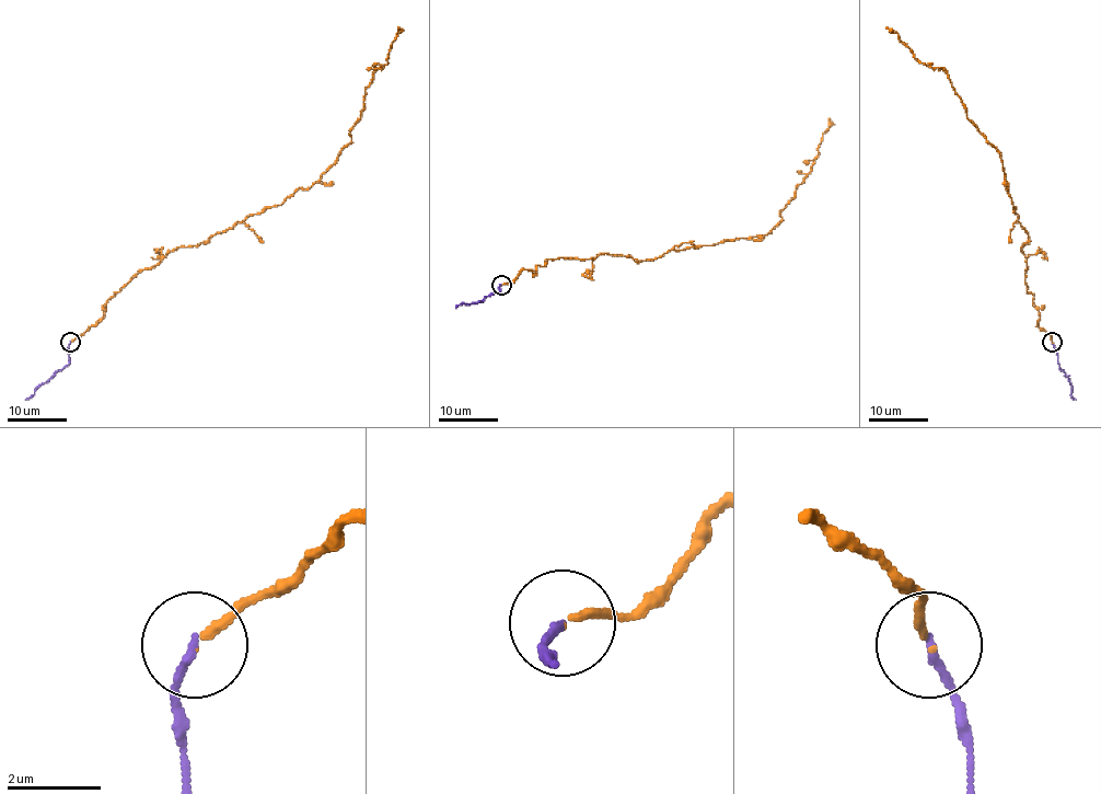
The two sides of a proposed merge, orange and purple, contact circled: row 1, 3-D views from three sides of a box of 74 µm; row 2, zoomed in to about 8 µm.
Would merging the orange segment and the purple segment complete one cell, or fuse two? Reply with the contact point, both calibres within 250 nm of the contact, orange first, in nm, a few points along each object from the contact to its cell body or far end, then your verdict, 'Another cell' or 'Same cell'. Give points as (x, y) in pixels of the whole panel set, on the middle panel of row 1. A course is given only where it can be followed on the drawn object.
Place: (501, 285). Thickness 160 nm (orange) against 160 nm. Course of orange: (501, 284), (548, 259), (595, 259), (601, 253), (651, 261), (671, 250), (768, 233), (809, 172), (830, 118). Course of purple: (501, 284), (499, 290), (483, 300), (461, 303), (456, 308). Same cell

